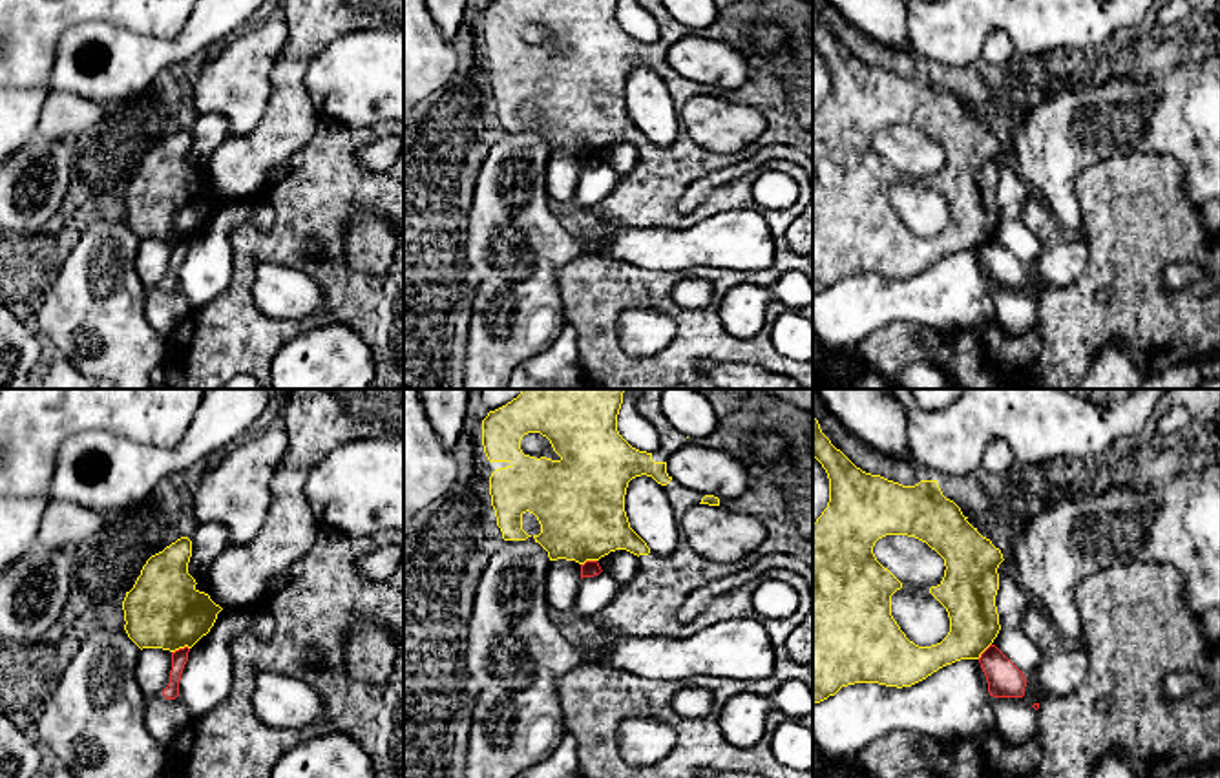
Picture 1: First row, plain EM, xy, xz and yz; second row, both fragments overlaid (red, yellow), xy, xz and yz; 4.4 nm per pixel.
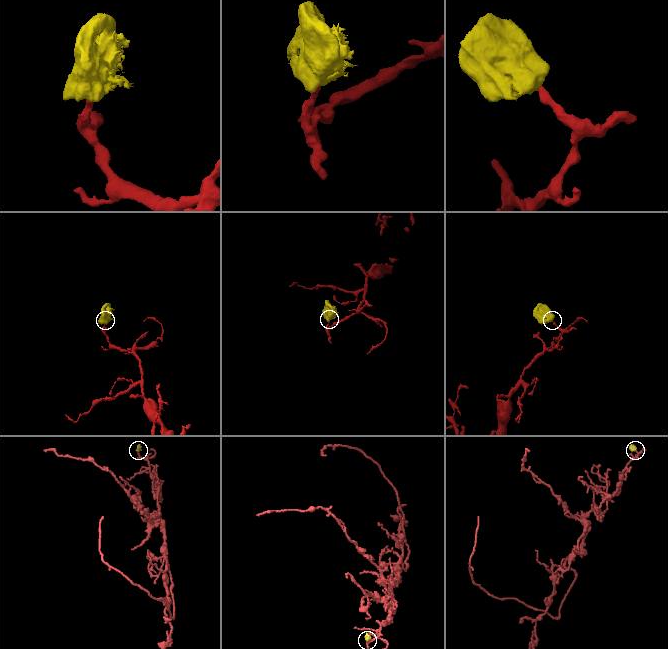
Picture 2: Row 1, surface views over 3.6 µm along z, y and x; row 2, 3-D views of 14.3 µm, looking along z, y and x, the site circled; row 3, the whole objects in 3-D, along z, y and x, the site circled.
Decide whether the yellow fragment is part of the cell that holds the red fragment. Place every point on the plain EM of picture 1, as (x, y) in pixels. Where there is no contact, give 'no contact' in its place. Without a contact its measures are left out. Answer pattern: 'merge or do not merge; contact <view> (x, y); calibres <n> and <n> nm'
do not merge; contact xy (179, 240); calibres 70 and 340 nm

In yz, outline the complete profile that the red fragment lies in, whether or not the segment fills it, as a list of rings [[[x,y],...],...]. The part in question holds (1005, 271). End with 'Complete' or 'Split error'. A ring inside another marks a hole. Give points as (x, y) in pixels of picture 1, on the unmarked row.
[[[990,236],[979,248],[988,272],[988,283],[994,289],[1023,289],[1025,265],[995,237]]]. Complete

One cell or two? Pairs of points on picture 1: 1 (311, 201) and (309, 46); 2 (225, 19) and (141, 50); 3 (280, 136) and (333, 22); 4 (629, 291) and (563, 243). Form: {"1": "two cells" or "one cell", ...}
{"1": "two cells", "2": "one cell", "3": "one cell", "4": "two cells"}

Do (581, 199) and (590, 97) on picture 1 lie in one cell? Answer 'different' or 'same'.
different

